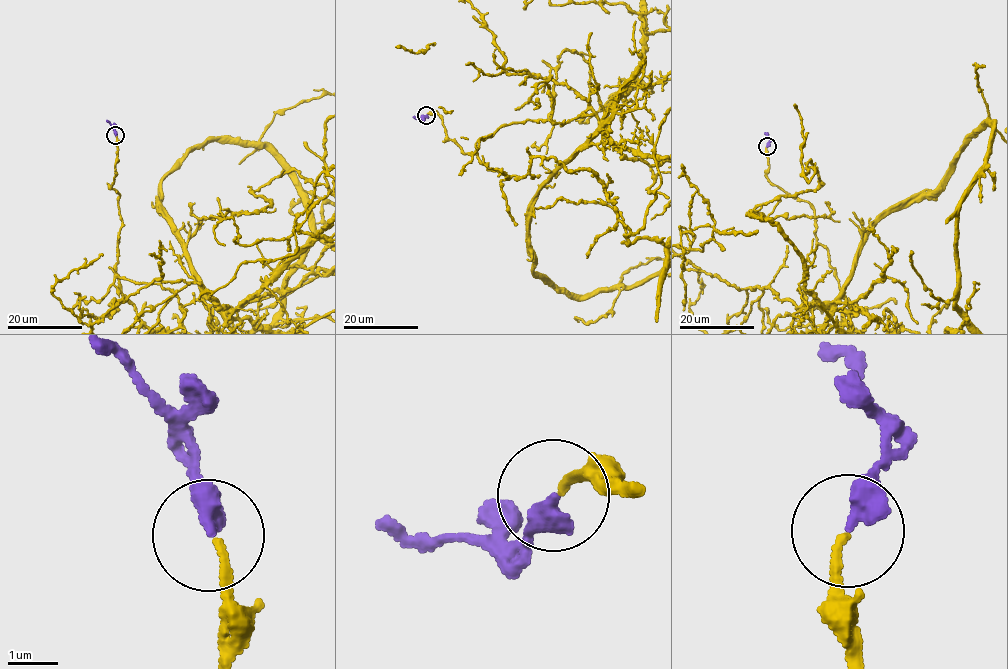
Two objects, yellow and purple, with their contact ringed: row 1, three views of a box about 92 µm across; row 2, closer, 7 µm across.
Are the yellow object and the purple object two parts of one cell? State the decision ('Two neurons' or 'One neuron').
One neuron

